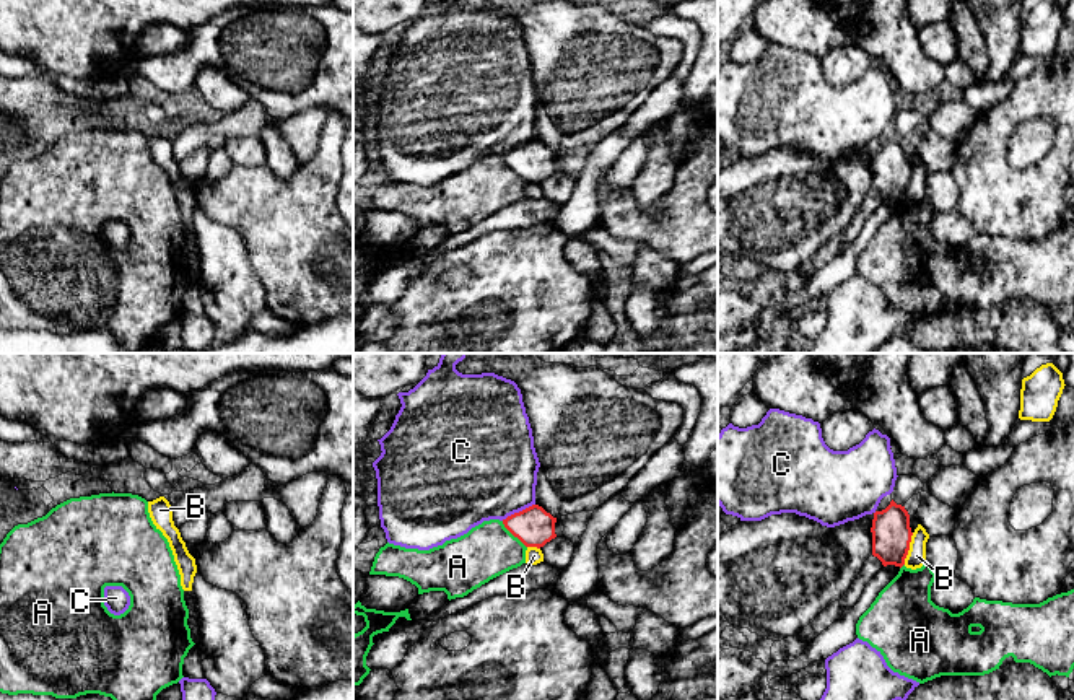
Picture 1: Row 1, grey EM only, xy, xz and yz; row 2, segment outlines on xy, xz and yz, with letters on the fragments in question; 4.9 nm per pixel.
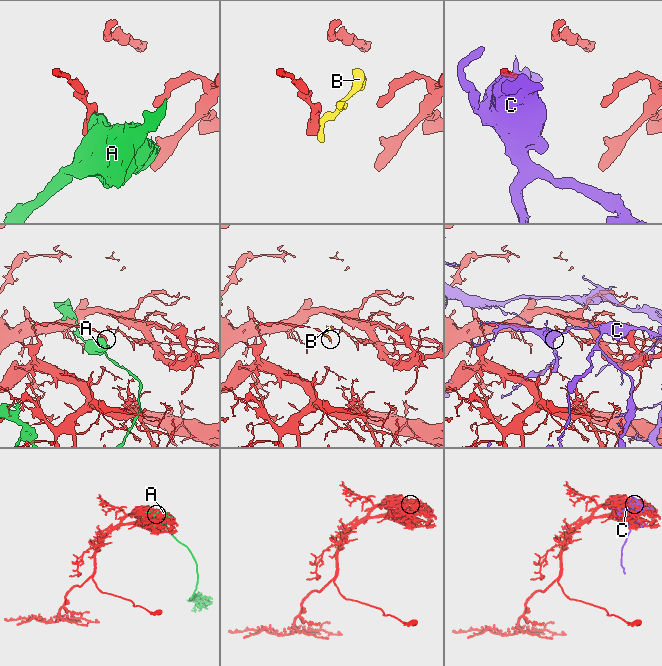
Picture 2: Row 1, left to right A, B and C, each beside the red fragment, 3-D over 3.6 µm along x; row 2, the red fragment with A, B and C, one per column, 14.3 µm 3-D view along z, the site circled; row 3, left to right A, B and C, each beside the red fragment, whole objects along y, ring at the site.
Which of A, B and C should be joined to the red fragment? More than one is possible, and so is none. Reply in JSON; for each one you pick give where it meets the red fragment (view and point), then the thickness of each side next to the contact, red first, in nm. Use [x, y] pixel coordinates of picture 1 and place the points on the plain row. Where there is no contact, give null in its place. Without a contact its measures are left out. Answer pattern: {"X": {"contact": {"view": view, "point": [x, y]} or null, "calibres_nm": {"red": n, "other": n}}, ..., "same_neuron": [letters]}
{"same_neuron": []}

